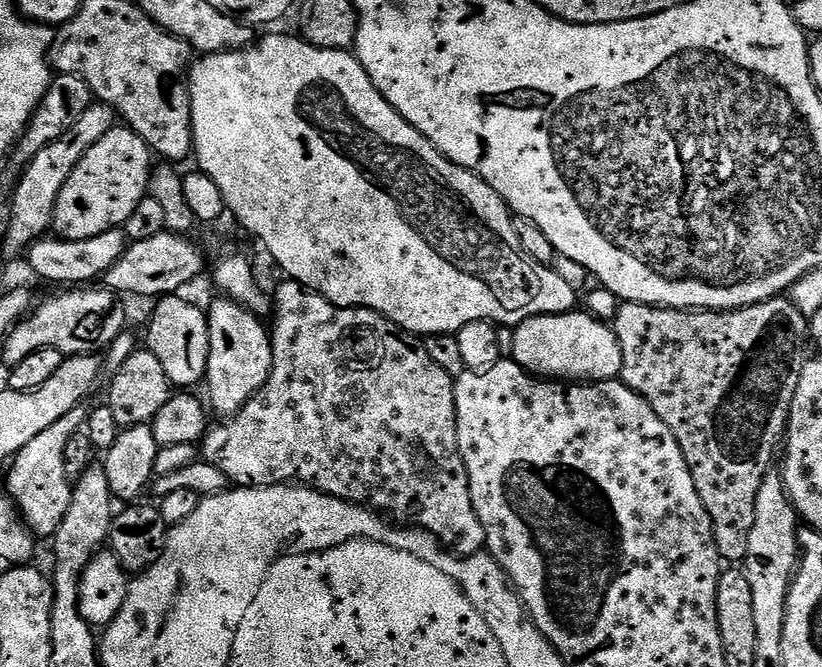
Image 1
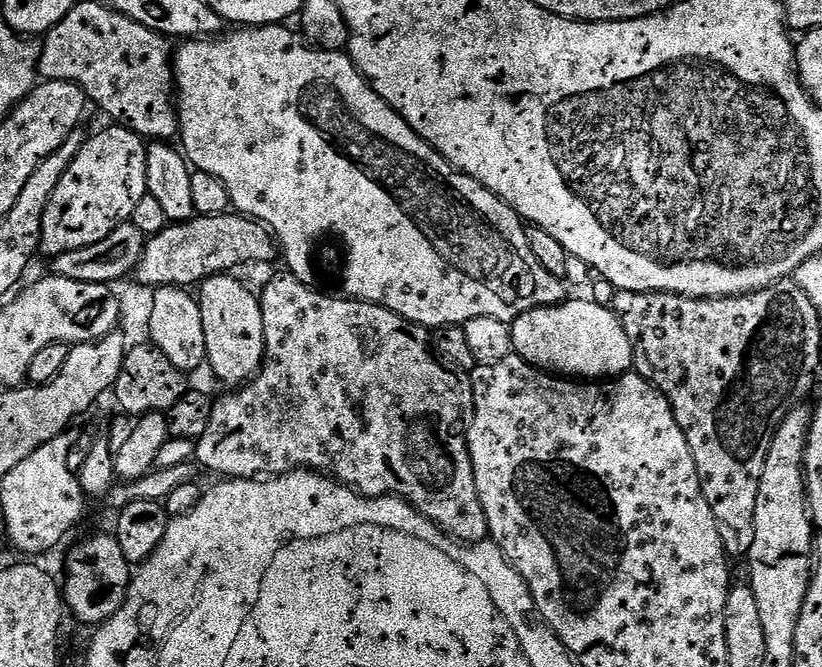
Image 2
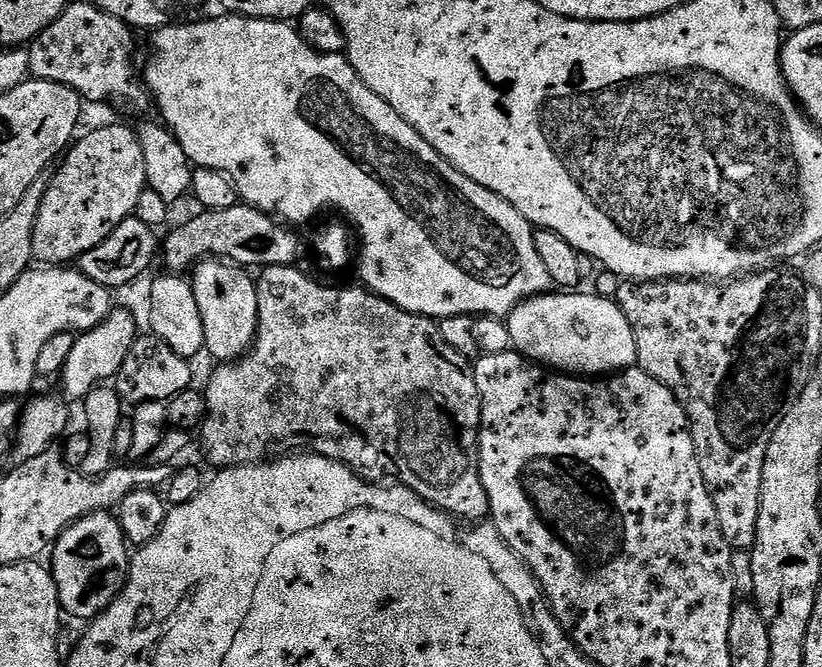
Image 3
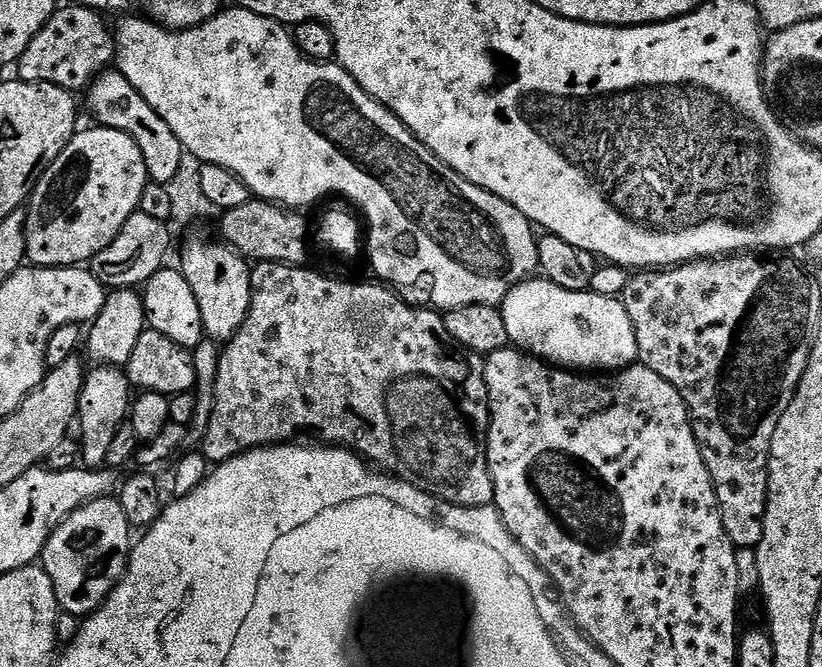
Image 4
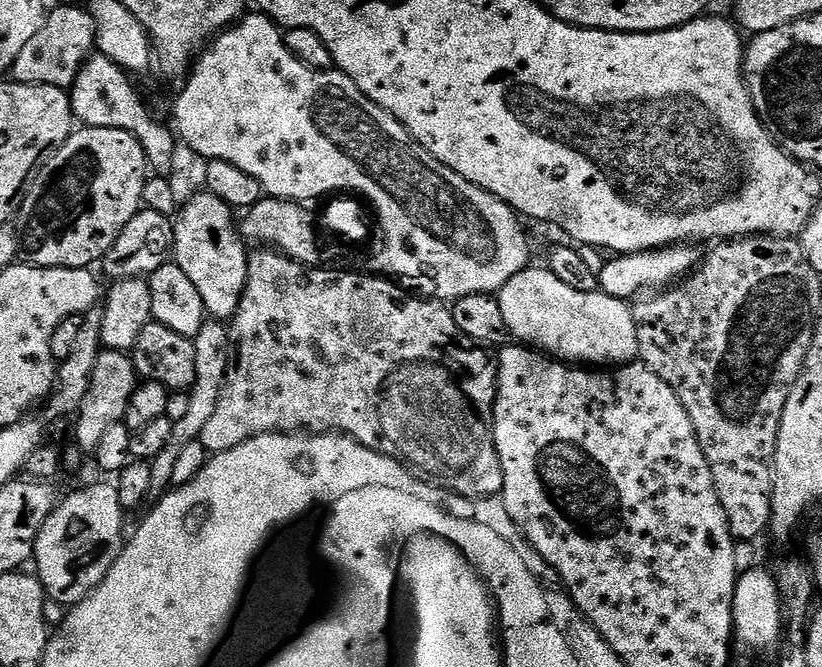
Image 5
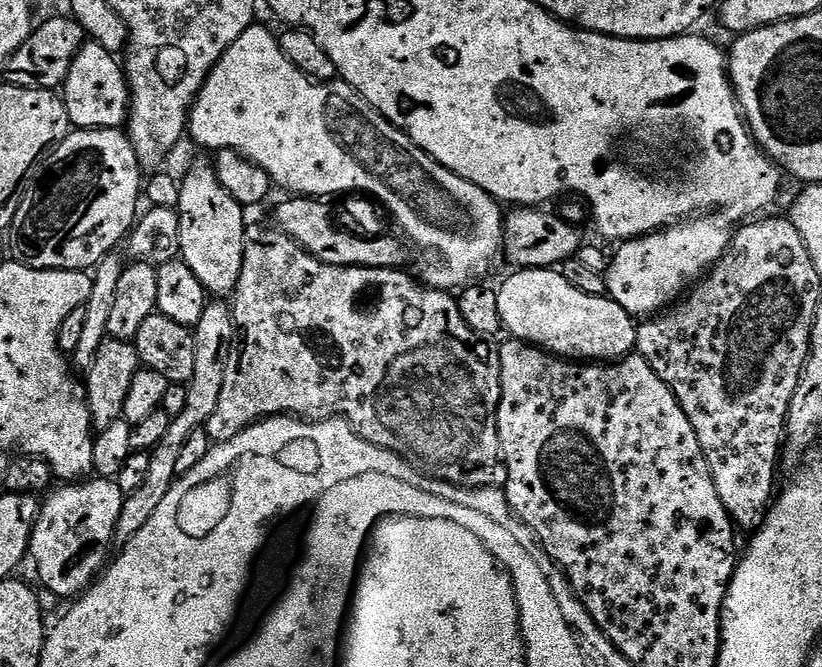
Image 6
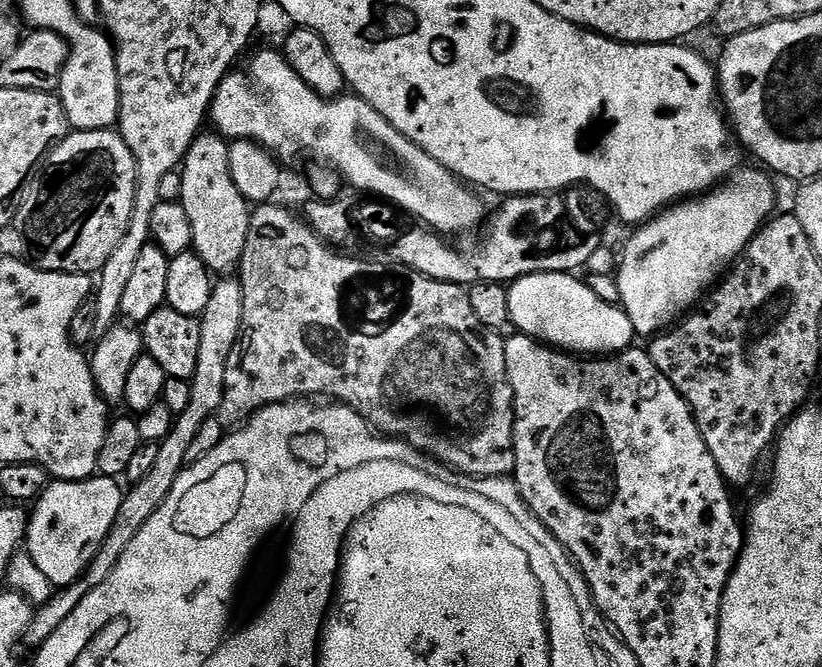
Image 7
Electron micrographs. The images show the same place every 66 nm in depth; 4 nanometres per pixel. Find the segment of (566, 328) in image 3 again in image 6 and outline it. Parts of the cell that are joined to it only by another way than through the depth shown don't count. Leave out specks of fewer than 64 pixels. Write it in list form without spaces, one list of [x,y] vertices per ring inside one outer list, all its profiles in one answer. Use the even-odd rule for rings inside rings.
[[[526,268],[523,270],[513,271],[513,276],[505,282],[504,285],[499,285],[498,291],[498,310],[502,310],[502,322],[504,328],[507,329],[515,339],[522,340],[526,344],[535,344],[537,348],[542,348],[546,352],[551,352],[553,356],[567,358],[573,362],[615,362],[631,353],[636,347],[636,329],[633,317],[629,316],[626,310],[622,310],[622,306],[618,306],[611,298],[605,296],[591,296],[583,293],[582,290],[576,289],[574,285],[564,277],[563,271],[553,270],[551,268]]]

